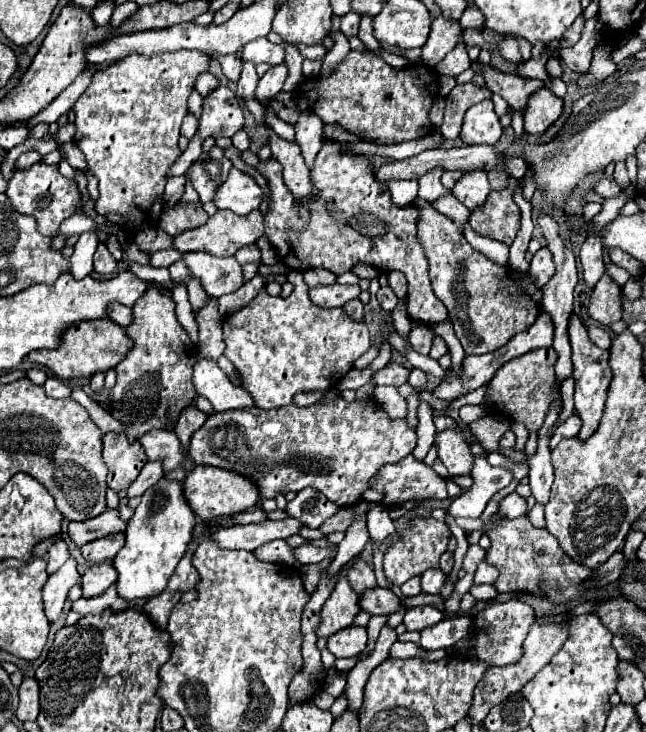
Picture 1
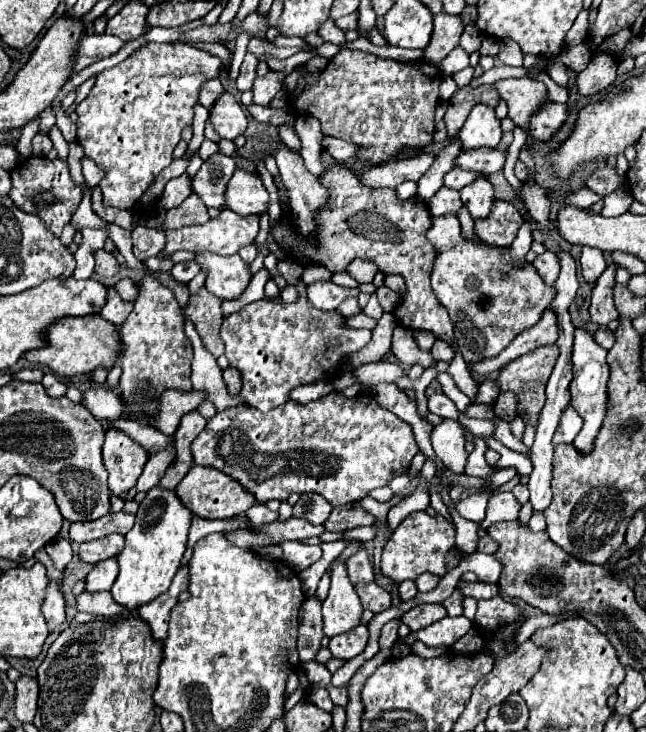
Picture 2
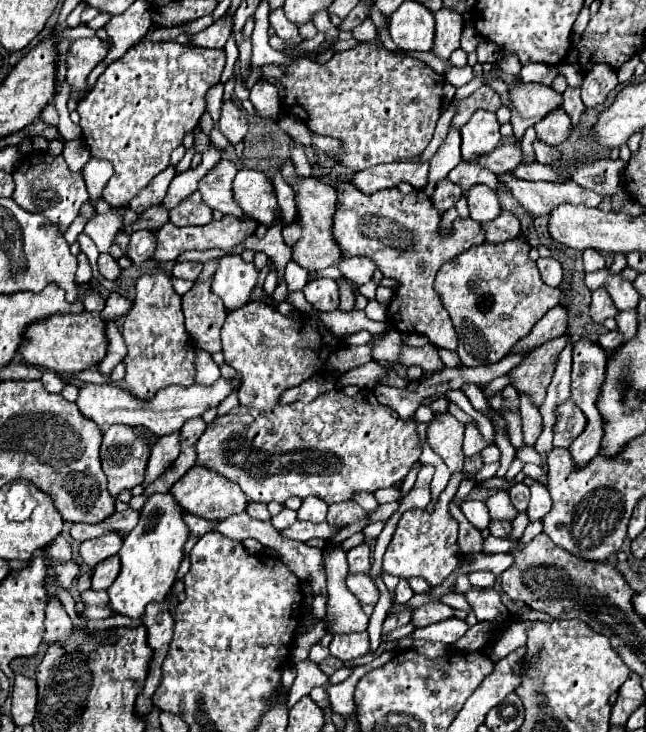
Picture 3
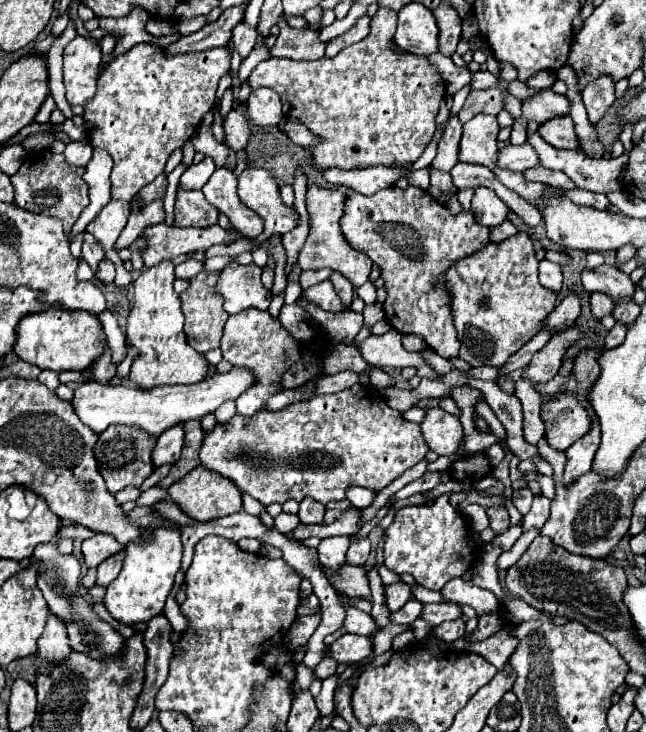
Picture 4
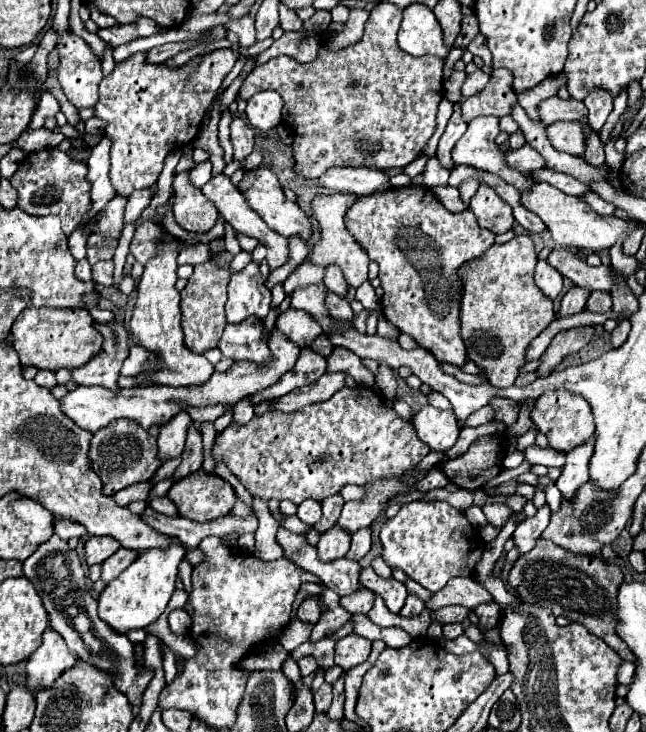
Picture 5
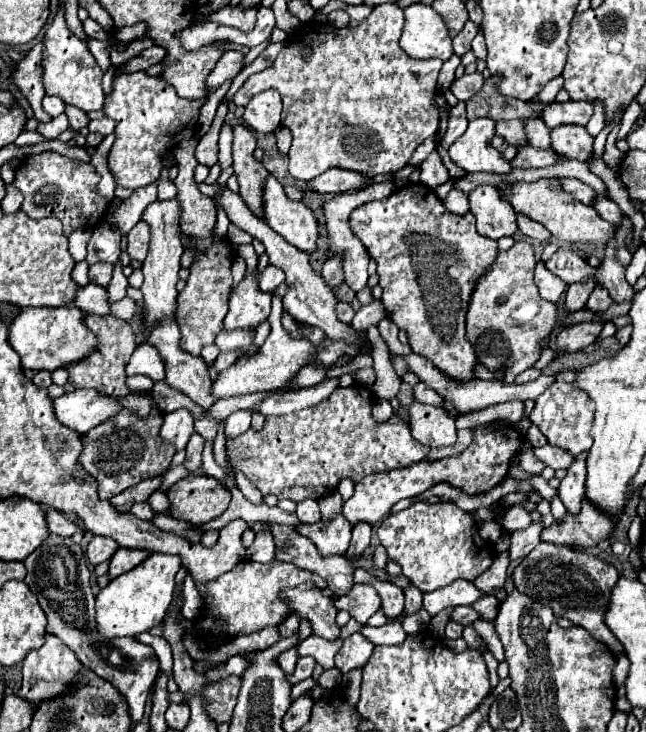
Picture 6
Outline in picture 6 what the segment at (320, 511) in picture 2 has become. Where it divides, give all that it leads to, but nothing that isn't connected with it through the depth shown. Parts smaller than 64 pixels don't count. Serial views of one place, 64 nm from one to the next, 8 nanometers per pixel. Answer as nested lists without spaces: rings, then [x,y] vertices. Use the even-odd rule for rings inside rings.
[[[302,500],[298,502],[298,510],[296,510],[298,518],[304,522],[304,524],[314,524],[320,520],[320,508],[318,508],[318,502],[316,500]]]

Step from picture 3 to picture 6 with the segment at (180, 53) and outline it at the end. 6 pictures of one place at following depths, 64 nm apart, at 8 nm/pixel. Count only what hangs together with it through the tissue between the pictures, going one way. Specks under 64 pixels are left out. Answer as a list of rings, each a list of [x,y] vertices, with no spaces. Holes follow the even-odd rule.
[[[236,50],[224,52],[224,56],[218,60],[216,68],[210,72],[208,92],[214,92],[226,80],[234,80],[242,68],[244,68],[244,54],[242,52],[236,52]],[[134,72],[134,74],[122,74],[118,78],[114,78],[112,82],[112,94],[106,96],[106,104],[104,104],[104,112],[108,118],[114,118],[116,124],[116,142],[110,150],[108,156],[108,164],[110,170],[116,178],[116,184],[124,186],[124,188],[142,188],[146,184],[150,184],[152,180],[156,180],[162,172],[162,162],[160,162],[160,154],[174,148],[182,138],[192,138],[198,126],[198,112],[202,108],[202,102],[186,102],[186,98],[178,98],[172,90],[172,86],[166,86],[166,82],[162,82],[158,76],[148,76],[146,72]]]

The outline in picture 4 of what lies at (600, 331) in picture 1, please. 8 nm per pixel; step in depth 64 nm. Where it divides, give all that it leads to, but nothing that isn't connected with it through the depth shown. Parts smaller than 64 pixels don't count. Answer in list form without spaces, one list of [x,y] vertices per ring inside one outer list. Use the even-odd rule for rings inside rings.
[[[616,322],[616,326],[608,332],[608,336],[606,336],[606,348],[616,348],[616,346],[620,346],[622,342],[624,342],[624,338],[626,338],[626,326],[624,324],[620,324],[620,322]]]

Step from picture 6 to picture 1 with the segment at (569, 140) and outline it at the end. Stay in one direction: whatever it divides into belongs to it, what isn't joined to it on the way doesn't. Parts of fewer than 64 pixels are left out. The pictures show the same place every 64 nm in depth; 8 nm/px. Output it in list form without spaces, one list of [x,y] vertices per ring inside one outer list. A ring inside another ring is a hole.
[[[542,88],[530,96],[524,110],[524,128],[528,134],[544,134],[562,114],[562,100],[556,98],[548,88]]]

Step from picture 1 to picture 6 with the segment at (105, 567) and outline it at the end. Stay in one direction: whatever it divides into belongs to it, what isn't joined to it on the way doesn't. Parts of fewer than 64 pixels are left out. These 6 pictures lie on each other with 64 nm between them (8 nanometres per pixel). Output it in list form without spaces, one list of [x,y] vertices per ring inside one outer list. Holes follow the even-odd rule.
[[[118,548],[118,552],[112,556],[110,560],[110,578],[120,576],[128,570],[132,570],[134,566],[138,566],[140,562],[144,562],[150,556],[150,550],[130,550],[130,548]]]

